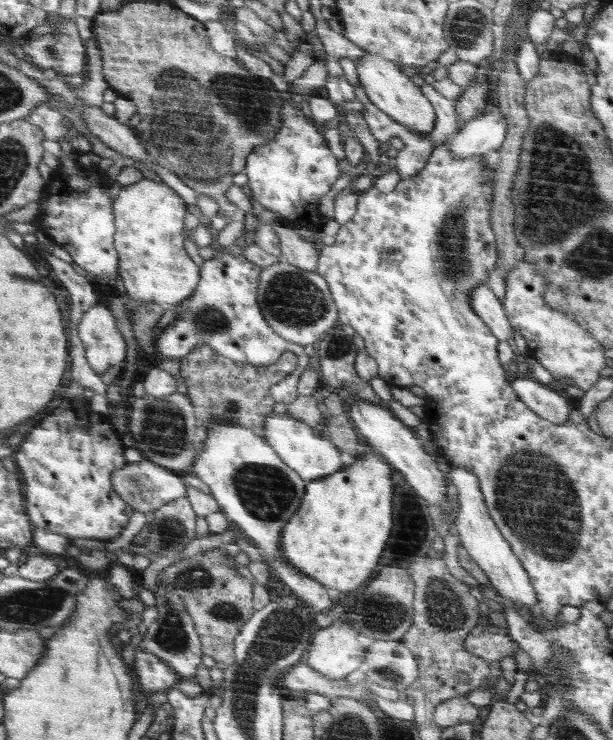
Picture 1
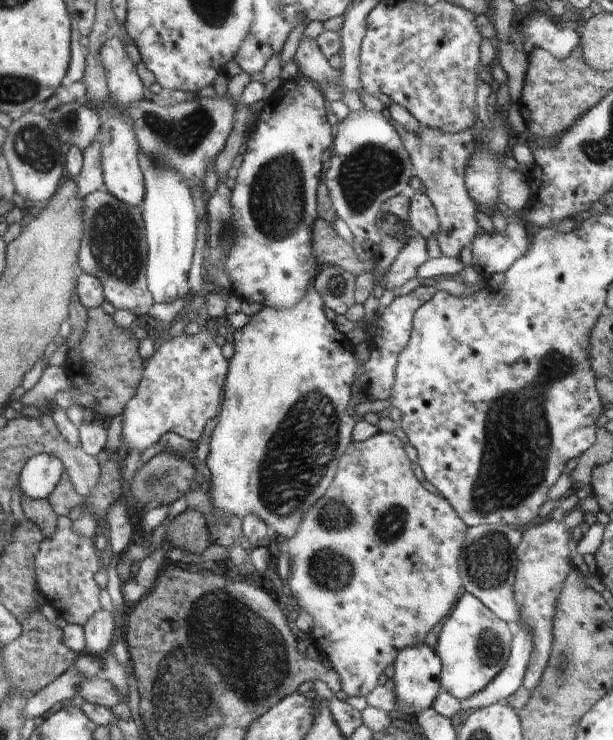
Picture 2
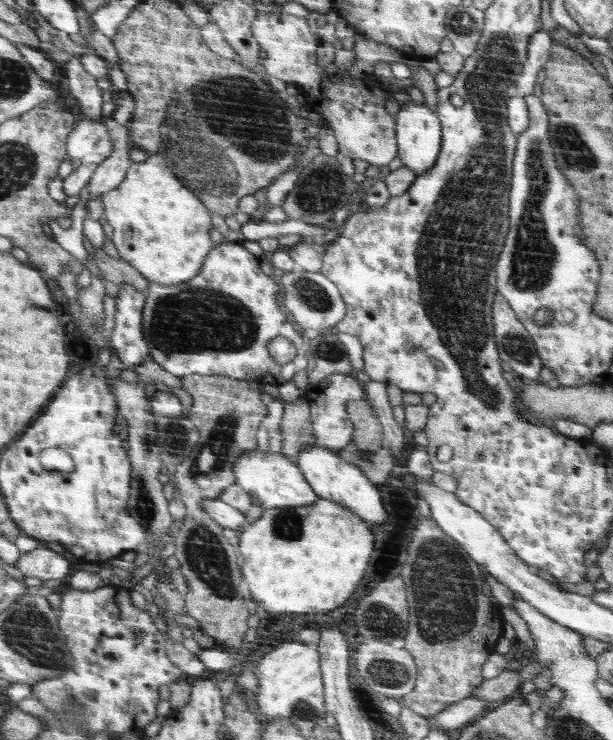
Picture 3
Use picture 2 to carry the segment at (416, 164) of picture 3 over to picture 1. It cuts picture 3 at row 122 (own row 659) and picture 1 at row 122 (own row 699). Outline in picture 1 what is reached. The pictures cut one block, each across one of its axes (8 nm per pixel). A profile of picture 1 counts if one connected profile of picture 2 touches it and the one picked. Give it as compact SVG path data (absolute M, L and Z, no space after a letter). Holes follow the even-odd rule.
M365 53L363 58L355 65L360 85L364 87L368 99L382 112L398 124L410 128L412 132L416 130L418 134L429 135L434 130L434 122L436 122L434 107L420 92L420 87L404 75L396 63L385 60L381 56Z

